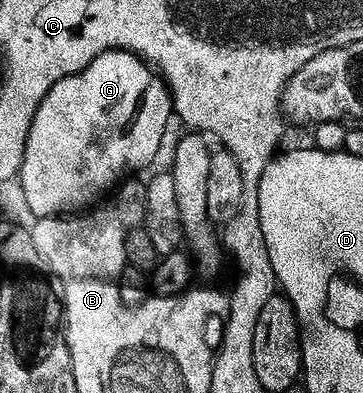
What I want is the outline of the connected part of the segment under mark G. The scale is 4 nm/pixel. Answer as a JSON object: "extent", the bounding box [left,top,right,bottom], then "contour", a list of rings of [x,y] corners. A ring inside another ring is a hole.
{"extent":[18,51,173,218],"contour":[[[115,51],[98,54],[98,58],[94,58],[94,62],[90,62],[90,66],[86,66],[82,71],[75,72],[58,82],[54,82],[54,86],[50,86],[46,98],[42,98],[42,102],[34,114],[34,122],[30,122],[30,134],[26,138],[24,157],[22,158],[22,166],[20,167],[20,175],[18,177],[20,192],[24,195],[25,206],[33,212],[33,217],[39,218],[42,216],[76,214],[81,210],[87,209],[89,206],[95,205],[101,199],[99,196],[107,188],[109,190],[115,189],[121,181],[131,177],[128,176],[131,172],[136,172],[139,168],[146,167],[159,154],[160,143],[164,140],[164,131],[168,128],[168,119],[171,121],[173,116],[172,94],[168,91],[168,86],[164,83],[163,76],[153,71],[141,57],[134,55],[133,52]]]}

